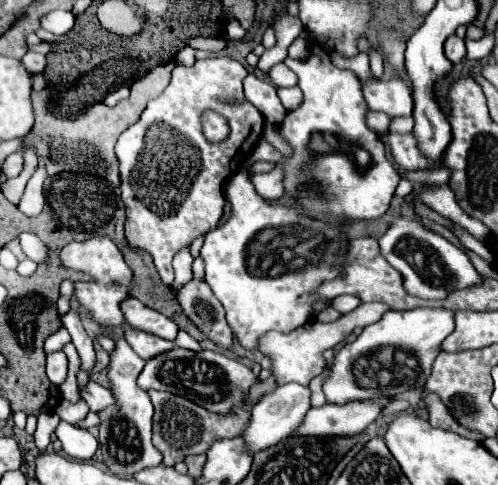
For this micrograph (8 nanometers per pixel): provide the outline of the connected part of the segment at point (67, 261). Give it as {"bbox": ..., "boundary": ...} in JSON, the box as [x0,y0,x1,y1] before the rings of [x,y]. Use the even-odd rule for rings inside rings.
{"bbox":[61,236,131,329],"boundary":[[[95,236],[79,243],[69,243],[61,251],[61,263],[65,267],[89,273],[95,281],[85,281],[85,283],[75,283],[75,295],[79,303],[89,311],[93,320],[101,327],[113,327],[119,329],[125,322],[123,313],[119,309],[119,303],[129,295],[129,285],[131,285],[131,275],[127,271],[122,253],[111,239],[102,236]]]}

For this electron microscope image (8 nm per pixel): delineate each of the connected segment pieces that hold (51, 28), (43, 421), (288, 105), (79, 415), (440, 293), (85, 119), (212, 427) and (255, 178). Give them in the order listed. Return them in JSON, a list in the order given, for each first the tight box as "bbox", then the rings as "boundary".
[{"bbox":[41,11,75,35],"boundary":[[[51,11],[41,19],[41,27],[53,35],[65,35],[73,27],[73,23],[75,23],[75,17],[73,13],[67,13],[67,11]]]},{"bbox":[35,413,59,451],"boundary":[[[41,413],[37,417],[37,429],[35,429],[35,443],[39,451],[45,451],[51,443],[51,435],[59,423],[59,417],[55,413]]]},{"bbox":[277,87,303,111],"boundary":[[[281,87],[281,89],[277,89],[277,93],[279,93],[279,99],[287,111],[293,111],[303,101],[303,93],[299,87],[289,87],[289,89]]]},{"bbox":[55,399,89,423],"boundary":[[[81,399],[79,403],[69,403],[69,401],[61,401],[55,409],[55,413],[65,419],[67,423],[77,423],[81,419],[85,419],[85,415],[89,413],[89,407],[85,405],[85,401]]]},{"bbox":[379,217,481,299],"boundary":[[[399,217],[387,229],[387,233],[379,239],[383,257],[403,275],[405,289],[411,295],[423,299],[443,299],[455,289],[465,289],[481,281],[481,275],[471,265],[469,257],[455,245],[451,245],[445,237],[433,233],[421,223]]]},{"bbox":[25,63,175,185],"boundary":[[[175,63],[159,65],[151,73],[147,73],[143,79],[133,83],[131,95],[127,101],[119,101],[115,107],[107,107],[105,103],[91,105],[83,115],[77,117],[57,117],[49,112],[51,90],[31,92],[32,107],[35,109],[35,125],[25,137],[25,145],[35,145],[41,163],[47,167],[49,175],[61,173],[61,171],[75,171],[75,173],[93,173],[99,177],[109,177],[113,185],[119,185],[119,161],[115,155],[115,143],[117,137],[131,127],[143,113],[145,105],[159,97],[163,89],[169,85],[171,69]]]},{"bbox":[149,375,277,465],"boundary":[[[273,375],[263,379],[257,379],[257,385],[249,389],[249,405],[241,405],[237,409],[235,417],[221,417],[217,413],[209,413],[207,409],[201,409],[199,405],[191,403],[185,397],[167,393],[167,391],[149,391],[149,397],[155,405],[155,415],[153,415],[153,445],[161,451],[163,463],[165,465],[175,465],[177,461],[183,461],[187,455],[199,455],[207,453],[207,449],[213,445],[213,441],[223,439],[223,437],[235,437],[245,431],[249,425],[251,409],[253,405],[269,391],[275,391],[277,383],[273,381]]]},{"bbox":[243,165,285,199],"boundary":[[[243,165],[243,169],[249,175],[249,181],[253,183],[253,187],[257,189],[257,193],[265,199],[279,199],[283,197],[283,179],[285,179],[285,171],[281,169],[281,165],[275,165],[275,169],[271,173],[251,173],[249,165]]]}]

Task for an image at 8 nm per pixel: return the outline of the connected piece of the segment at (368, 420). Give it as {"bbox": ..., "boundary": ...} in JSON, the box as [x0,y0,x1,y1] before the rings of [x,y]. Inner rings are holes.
{"bbox":[295,397,393,435],"boundary":[[[393,397],[369,399],[369,401],[349,401],[345,405],[325,403],[323,407],[311,409],[295,435],[357,435],[377,421]]]}

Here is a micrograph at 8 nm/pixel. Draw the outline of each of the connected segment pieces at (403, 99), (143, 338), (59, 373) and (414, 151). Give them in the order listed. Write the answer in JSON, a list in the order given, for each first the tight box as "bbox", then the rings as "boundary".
[{"bbox":[363,75,413,119],"boundary":[[[401,75],[363,83],[363,95],[371,111],[385,111],[387,115],[391,113],[393,119],[401,115],[411,115],[413,111],[411,85]]]},{"bbox":[125,328,173,359],"boundary":[[[130,328],[125,331],[125,338],[129,345],[137,351],[139,357],[143,359],[151,359],[159,353],[165,353],[169,349],[173,349],[173,341],[167,341],[167,339],[161,339],[157,335],[151,335],[151,333],[145,333],[141,329]]]},{"bbox":[47,351,68,385],"boundary":[[[63,351],[47,355],[47,377],[53,385],[61,385],[67,378],[68,359]]]},{"bbox":[379,131,433,171],"boundary":[[[385,131],[385,133],[379,133],[379,139],[385,143],[385,147],[389,149],[393,161],[401,169],[407,169],[407,171],[421,169],[421,171],[425,171],[433,165],[433,161],[419,151],[417,139],[413,137],[413,133]]]}]

